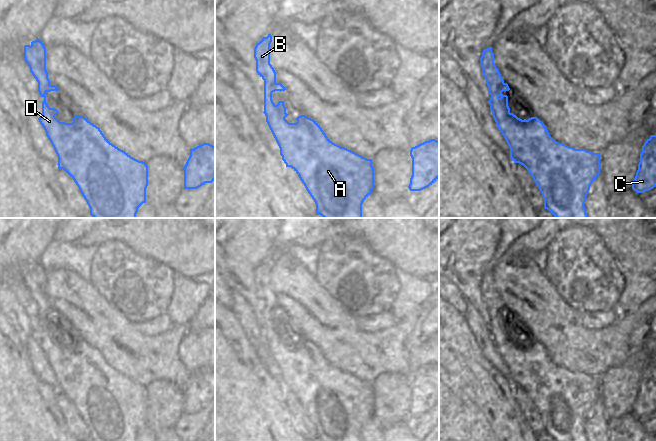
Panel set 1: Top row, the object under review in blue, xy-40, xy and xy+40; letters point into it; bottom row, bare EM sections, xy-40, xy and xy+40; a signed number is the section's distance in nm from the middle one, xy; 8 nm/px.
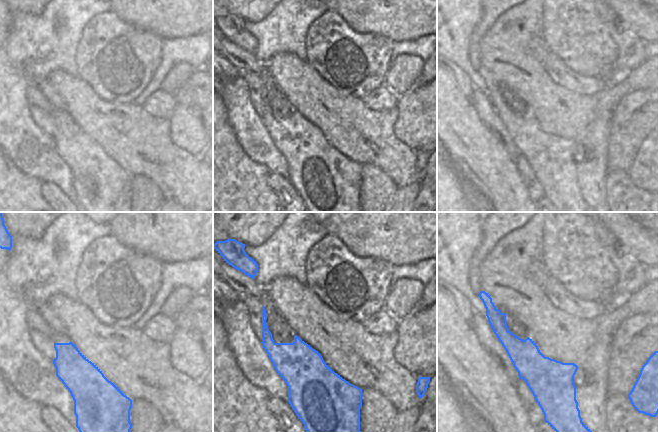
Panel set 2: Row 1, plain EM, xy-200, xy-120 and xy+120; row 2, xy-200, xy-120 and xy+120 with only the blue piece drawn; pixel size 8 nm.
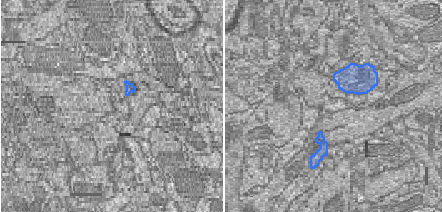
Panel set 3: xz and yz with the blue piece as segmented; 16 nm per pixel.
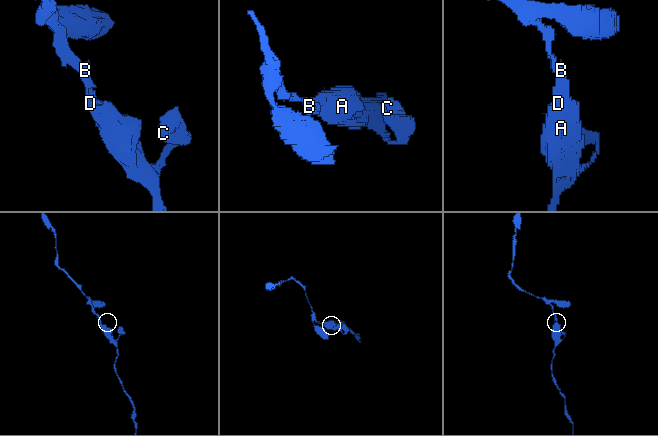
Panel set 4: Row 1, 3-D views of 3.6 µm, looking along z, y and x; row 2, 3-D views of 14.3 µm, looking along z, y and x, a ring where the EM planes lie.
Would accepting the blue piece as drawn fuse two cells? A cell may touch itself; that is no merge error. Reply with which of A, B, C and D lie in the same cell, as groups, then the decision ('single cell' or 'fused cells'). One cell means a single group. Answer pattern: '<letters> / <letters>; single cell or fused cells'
A B C D; single cell

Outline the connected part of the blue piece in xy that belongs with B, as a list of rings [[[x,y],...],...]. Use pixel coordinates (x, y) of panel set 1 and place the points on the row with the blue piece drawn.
[[[272,36],[256,44],[254,58],[256,72],[264,80],[264,114],[266,122],[280,148],[280,155],[286,164],[299,176],[306,190],[316,204],[316,213],[323,218],[362,218],[362,204],[374,188],[374,168],[372,159],[367,159],[345,147],[333,143],[320,125],[313,119],[301,115],[296,123],[289,123],[285,118],[284,101],[277,105],[272,100],[272,93],[285,91],[286,88],[276,82],[276,72],[270,64],[270,44]]]

